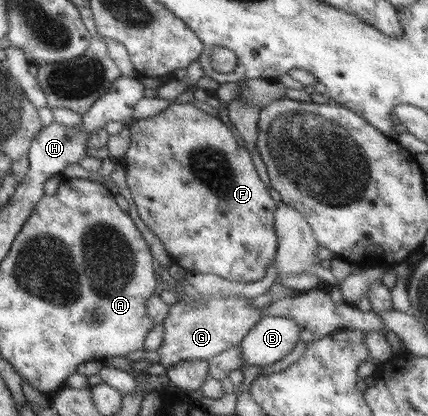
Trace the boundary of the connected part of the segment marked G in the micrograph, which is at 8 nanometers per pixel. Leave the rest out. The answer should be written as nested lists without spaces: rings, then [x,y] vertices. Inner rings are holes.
[[[202,294],[202,303],[188,299],[170,306],[167,319],[164,320],[164,342],[158,350],[160,365],[166,372],[180,361],[209,361],[226,351],[228,346],[240,344],[242,339],[260,321],[262,309],[252,308],[250,299],[246,298],[210,298]]]

